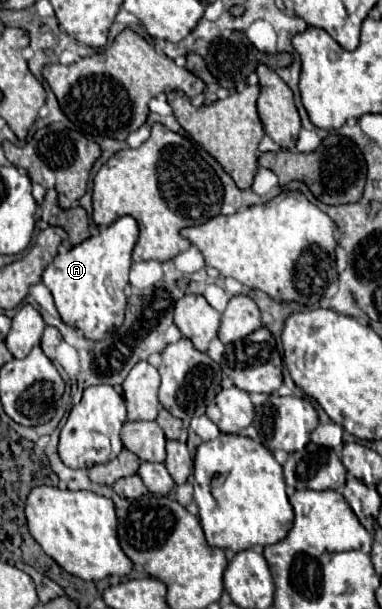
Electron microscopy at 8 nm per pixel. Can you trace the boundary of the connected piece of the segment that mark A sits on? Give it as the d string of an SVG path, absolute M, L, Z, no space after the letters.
M121 216L110 226L100 227L97 236L58 253L43 272L43 284L51 290L63 322L79 328L89 340L99 340L123 324L127 306L125 288L129 284L131 252L137 238L137 220L133 216Z

